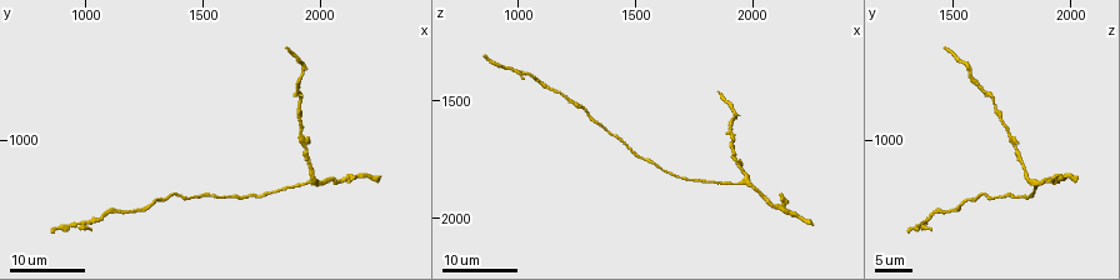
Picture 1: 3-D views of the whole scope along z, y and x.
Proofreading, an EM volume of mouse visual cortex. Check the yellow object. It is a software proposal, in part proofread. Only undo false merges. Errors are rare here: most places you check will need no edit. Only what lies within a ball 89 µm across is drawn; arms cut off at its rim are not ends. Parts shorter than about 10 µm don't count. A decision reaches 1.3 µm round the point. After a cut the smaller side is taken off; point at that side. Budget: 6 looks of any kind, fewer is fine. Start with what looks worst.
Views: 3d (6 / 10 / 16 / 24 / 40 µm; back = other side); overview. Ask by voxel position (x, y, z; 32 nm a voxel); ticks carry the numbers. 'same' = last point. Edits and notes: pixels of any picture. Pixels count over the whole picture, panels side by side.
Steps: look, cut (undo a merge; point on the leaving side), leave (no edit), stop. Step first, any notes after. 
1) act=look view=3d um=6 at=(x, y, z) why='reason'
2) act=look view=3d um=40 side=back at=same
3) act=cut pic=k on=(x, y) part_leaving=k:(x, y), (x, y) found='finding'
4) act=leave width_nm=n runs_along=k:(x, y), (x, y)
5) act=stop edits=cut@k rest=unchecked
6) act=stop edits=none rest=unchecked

act=look view=3d um=16 at=(1680, 1230, 1830)

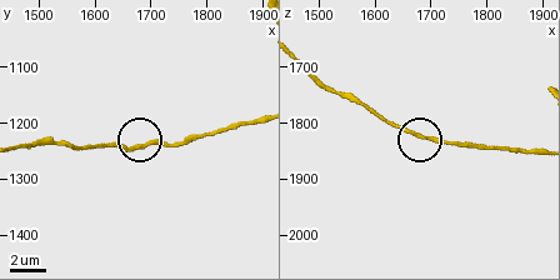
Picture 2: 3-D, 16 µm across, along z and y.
act=look view=3d um=10 at=(1685, 1235, 1825) why='zoom in'

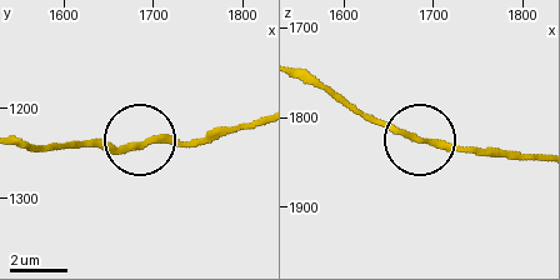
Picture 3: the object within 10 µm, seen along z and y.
act=leave runs_along=3:(141, 140), (214, 140) found='all the same cell'

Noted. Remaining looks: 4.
act=look view=3d um=24 at=(1930, 1030, 1770) why='thin neck'

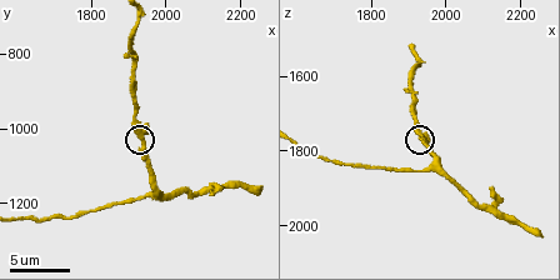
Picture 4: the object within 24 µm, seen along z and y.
act=look view=3d um=6 at=same

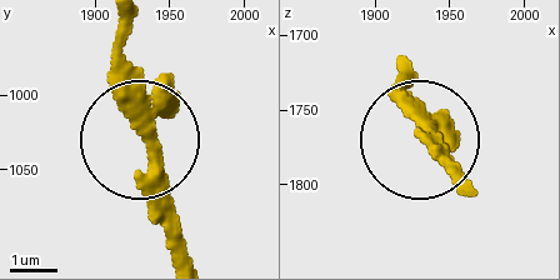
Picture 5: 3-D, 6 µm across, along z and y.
act=leave width_nm=310 runs_along=5:(191, 256), (139, 125), (128, 21) found='all the same cell'

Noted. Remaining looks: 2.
act=look view=3d um=24 at=(1080, 1320, 1410) why='sudden change in width'

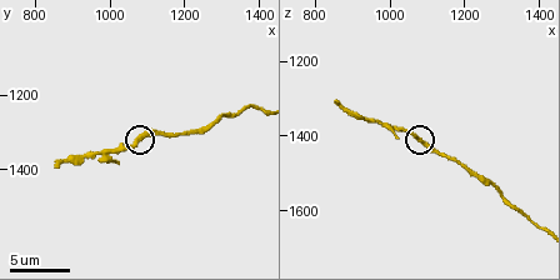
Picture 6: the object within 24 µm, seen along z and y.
act=look view=3d um=10 at=(1080, 1310, 1420)

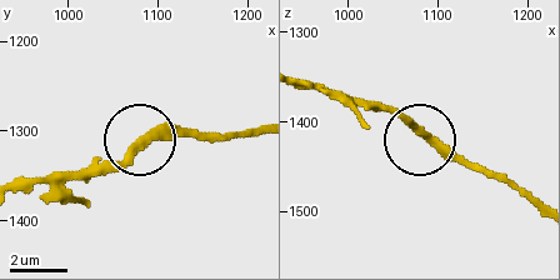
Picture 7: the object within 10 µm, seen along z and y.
act=leave runs_along=7:(536, 208), (508, 184), (450, 160), (374, 103) found='all the same cell'

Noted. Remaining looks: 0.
act=stop edits=none rest=unchecked

